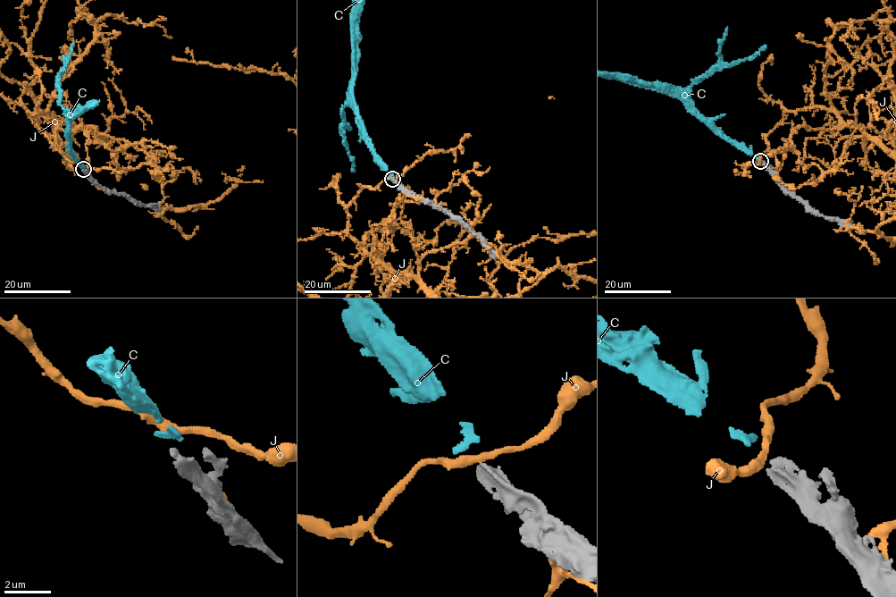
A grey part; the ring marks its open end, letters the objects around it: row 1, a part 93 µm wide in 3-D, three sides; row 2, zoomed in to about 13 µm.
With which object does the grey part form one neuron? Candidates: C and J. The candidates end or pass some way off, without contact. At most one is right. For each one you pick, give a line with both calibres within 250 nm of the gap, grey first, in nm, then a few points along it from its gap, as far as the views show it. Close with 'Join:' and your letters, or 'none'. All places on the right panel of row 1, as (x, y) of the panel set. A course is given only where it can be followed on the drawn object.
C: Thickness 420 nm (grey) against 320 nm
Join: C

